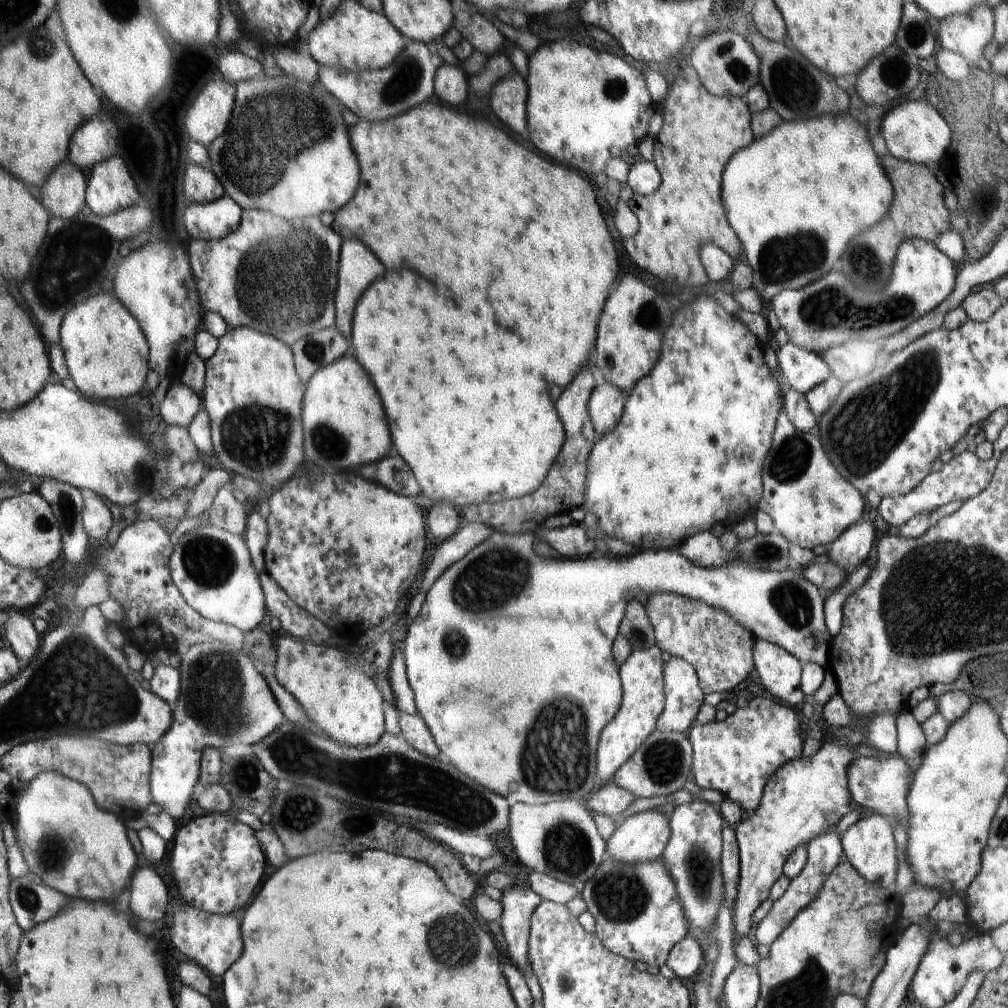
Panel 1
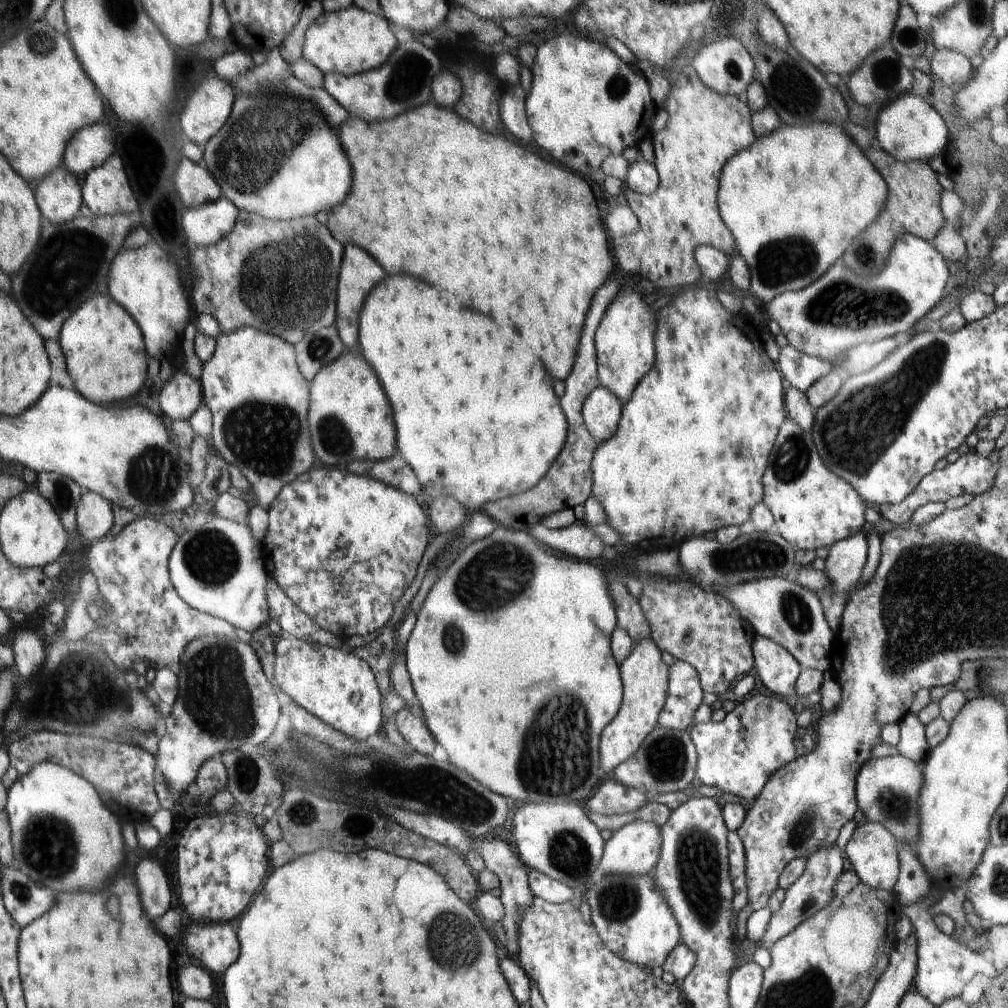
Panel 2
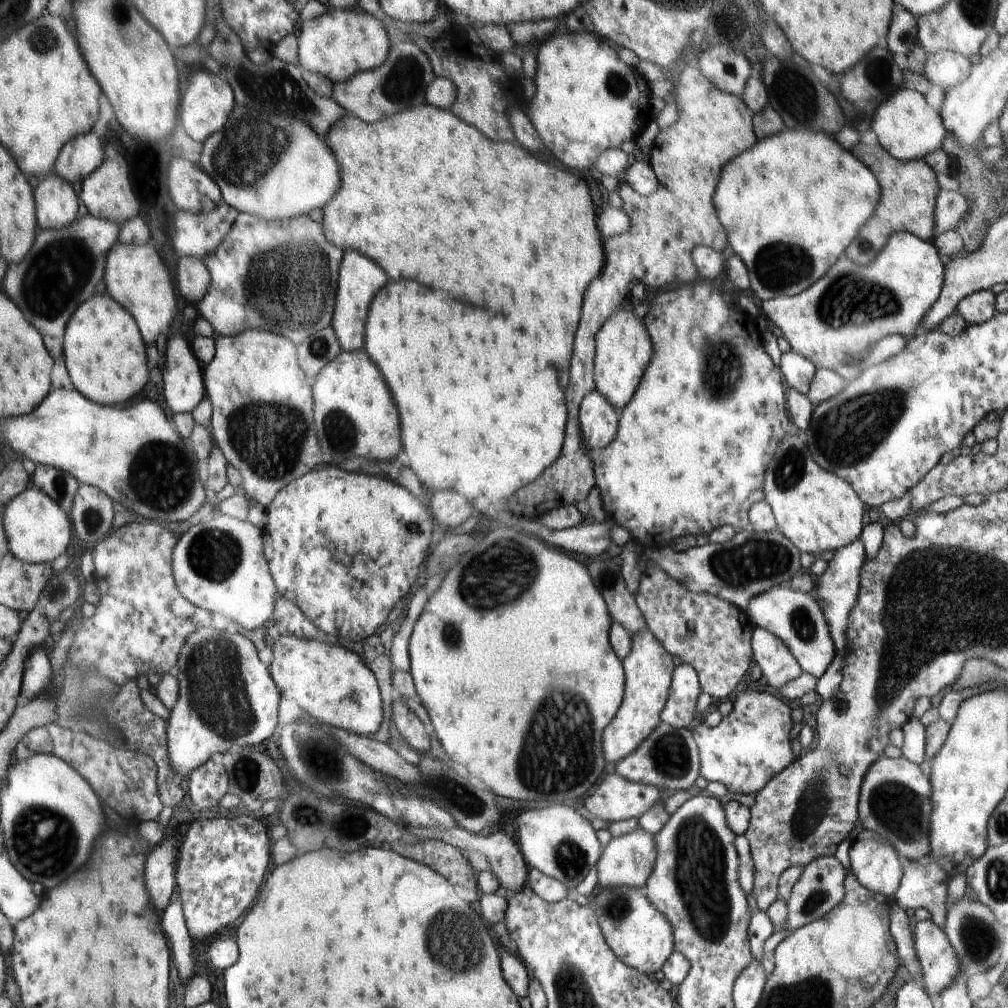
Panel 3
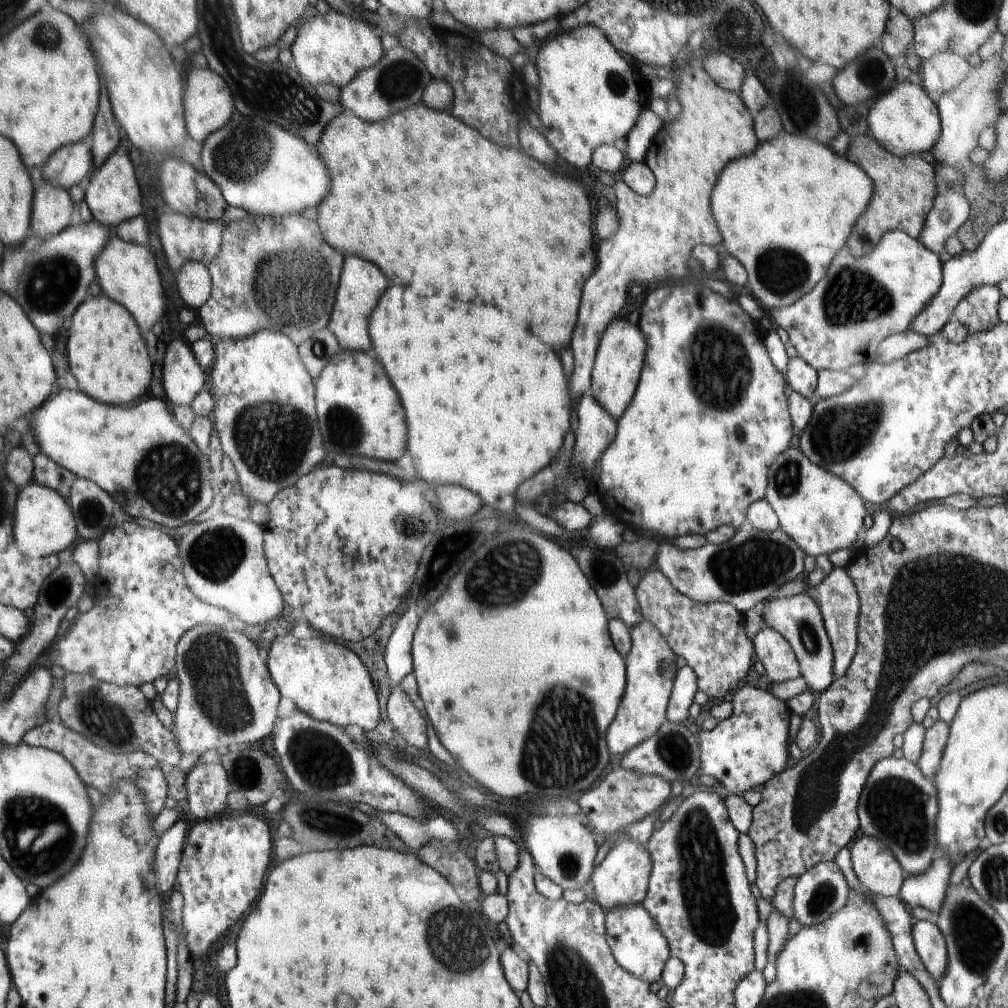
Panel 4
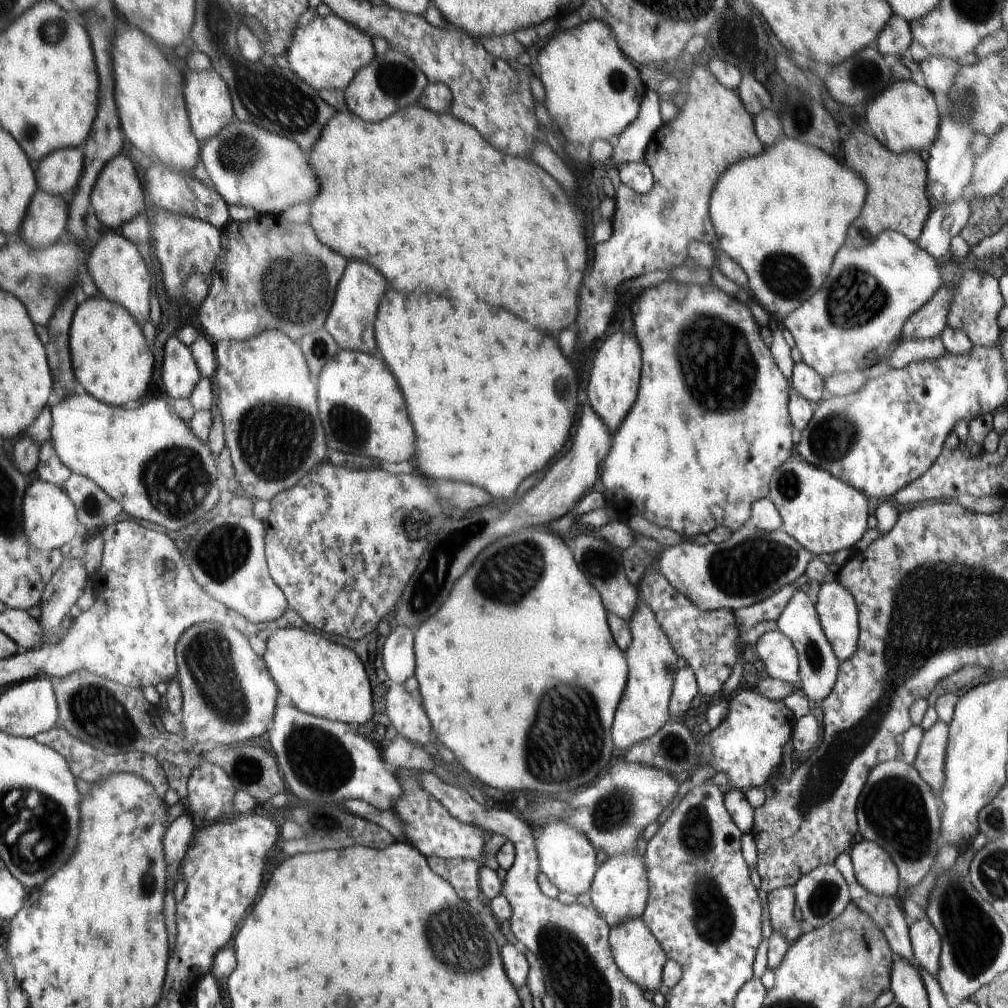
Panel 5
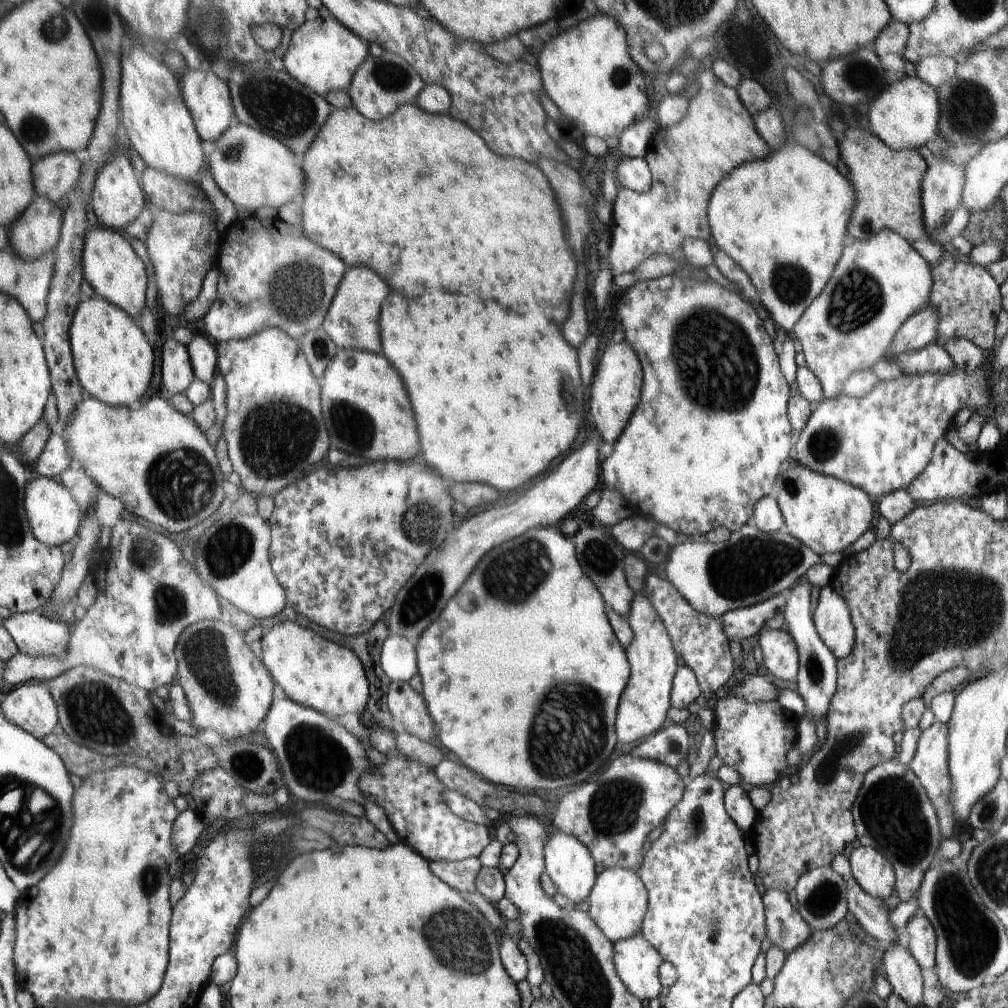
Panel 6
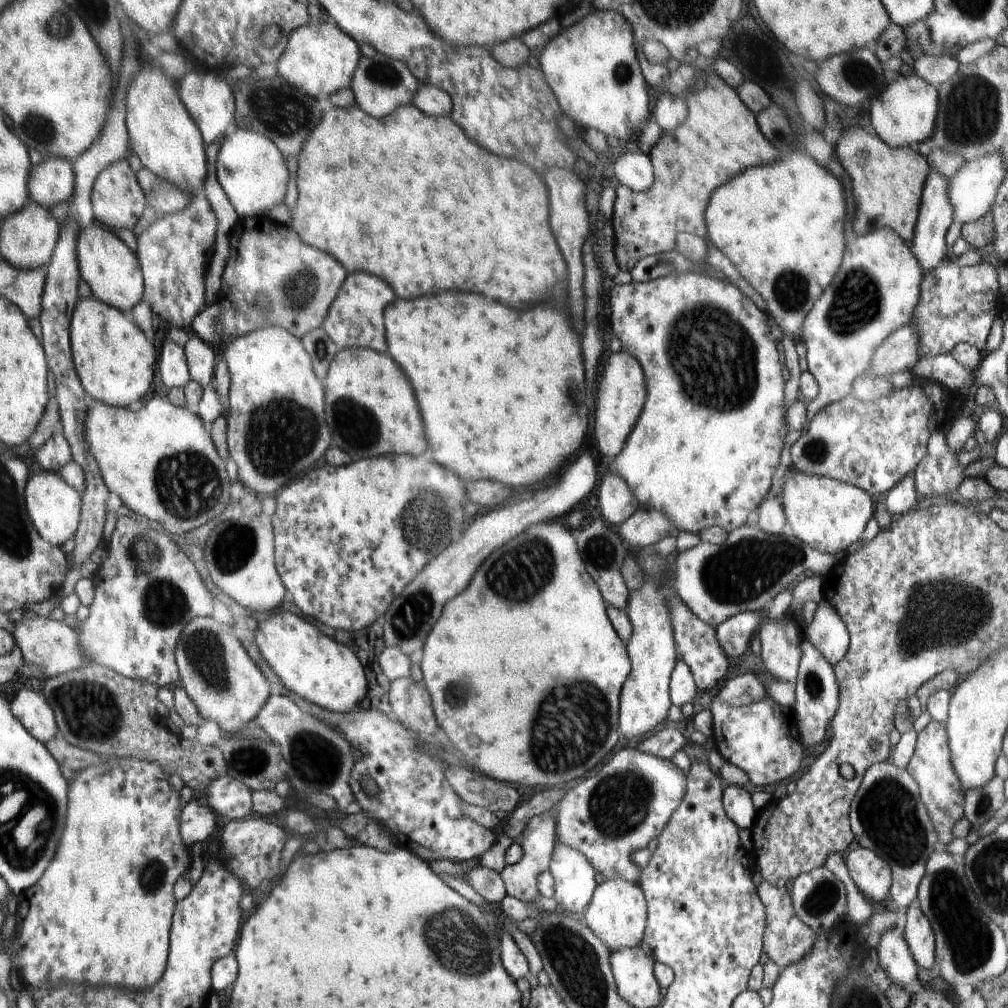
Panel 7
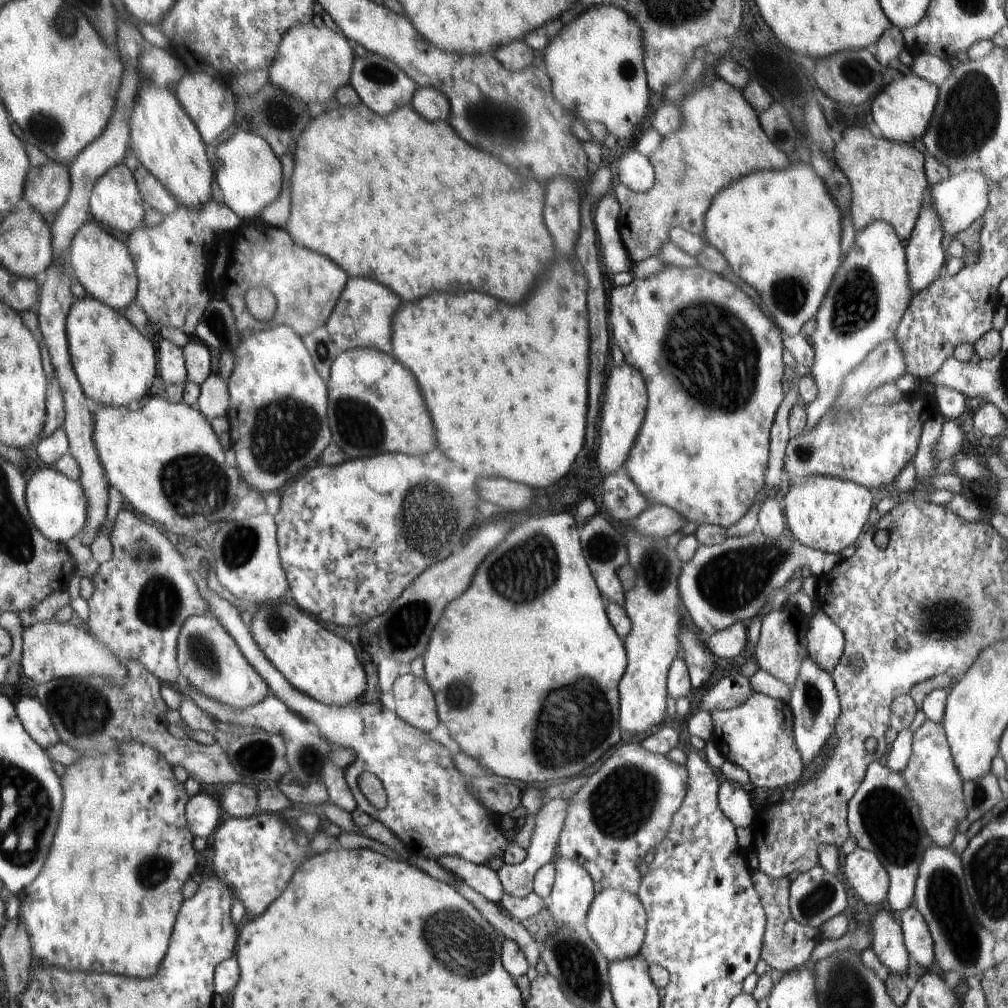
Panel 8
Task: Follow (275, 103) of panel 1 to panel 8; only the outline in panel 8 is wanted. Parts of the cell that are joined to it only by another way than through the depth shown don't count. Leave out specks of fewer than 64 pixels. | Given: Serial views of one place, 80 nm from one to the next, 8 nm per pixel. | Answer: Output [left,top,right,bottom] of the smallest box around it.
[214,129,282,221]

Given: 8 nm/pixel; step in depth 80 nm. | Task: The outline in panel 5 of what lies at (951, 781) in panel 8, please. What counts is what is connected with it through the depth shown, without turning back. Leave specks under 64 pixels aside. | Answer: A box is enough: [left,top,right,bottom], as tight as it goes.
[913,719,949,801]

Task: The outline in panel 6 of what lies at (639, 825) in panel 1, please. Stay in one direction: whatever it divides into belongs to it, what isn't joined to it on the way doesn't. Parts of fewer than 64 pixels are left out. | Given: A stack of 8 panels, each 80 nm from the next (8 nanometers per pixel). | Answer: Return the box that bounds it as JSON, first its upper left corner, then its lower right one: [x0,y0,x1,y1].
[586,867,647,942]

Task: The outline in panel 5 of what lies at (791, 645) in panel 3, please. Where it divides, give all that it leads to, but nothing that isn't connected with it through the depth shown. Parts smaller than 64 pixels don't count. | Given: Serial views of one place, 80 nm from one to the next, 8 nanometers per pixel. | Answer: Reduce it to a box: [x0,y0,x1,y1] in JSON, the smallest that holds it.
[776,589,840,705]

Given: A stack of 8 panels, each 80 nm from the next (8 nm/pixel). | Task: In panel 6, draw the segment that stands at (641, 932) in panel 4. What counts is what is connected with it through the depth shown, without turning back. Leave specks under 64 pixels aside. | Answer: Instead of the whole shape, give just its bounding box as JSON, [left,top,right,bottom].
[613,932,664,1002]

